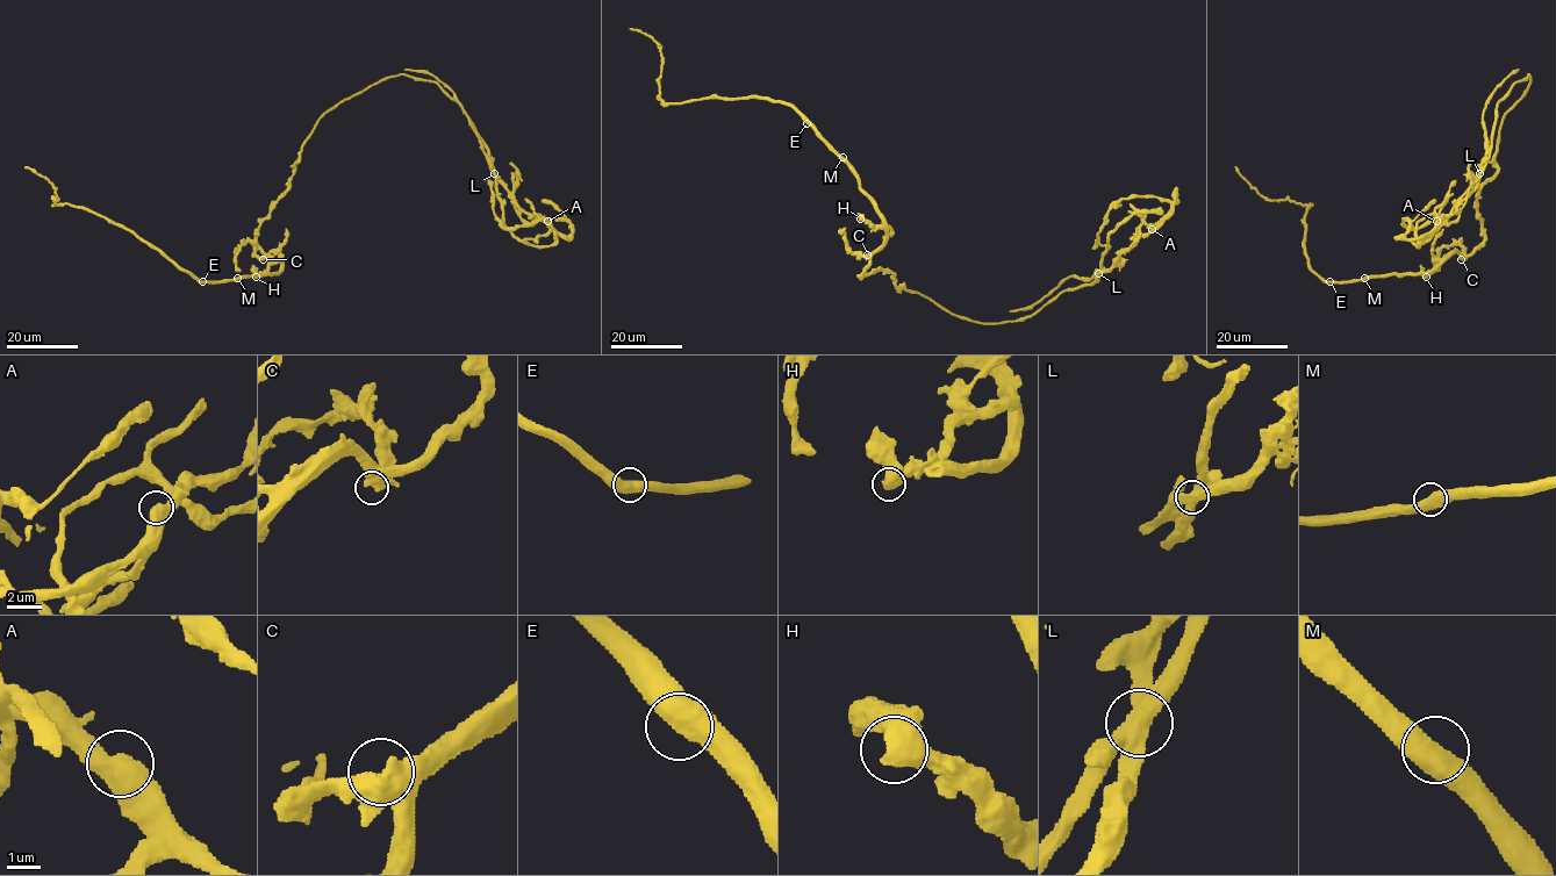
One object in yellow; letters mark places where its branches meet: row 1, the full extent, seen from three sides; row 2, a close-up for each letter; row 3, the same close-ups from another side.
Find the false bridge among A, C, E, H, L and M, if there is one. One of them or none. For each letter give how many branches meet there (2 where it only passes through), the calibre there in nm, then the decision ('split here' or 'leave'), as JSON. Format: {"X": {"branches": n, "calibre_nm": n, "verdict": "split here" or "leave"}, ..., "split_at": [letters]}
{"A": {"branches": 2, "calibre_nm": 550, "verdict": "leave"}, "C": {"branches": 2, "calibre_nm": 550, "verdict": "leave"}, "E": {"branches": 2, "calibre_nm": 550, "verdict": "leave"}, "H": {"branches": 2, "calibre_nm": 550, "verdict": "leave"}, "L": {"branches": 2, "calibre_nm": 550, "verdict": "split here"}, "M": {"branches": 2, "calibre_nm": 550, "verdict": "leave"}, "split_at": ["L"]}

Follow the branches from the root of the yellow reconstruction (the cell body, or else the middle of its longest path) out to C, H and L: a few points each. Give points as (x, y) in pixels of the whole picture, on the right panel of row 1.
C: (1497, 151), (1497, 171), (1479, 189), (1477, 200), (1484, 239), (1461, 259)
H: (1497, 151), (1497, 171), (1479, 189), (1477, 200), (1484, 239), (1467, 255), (1454, 252), (1436, 258), (1426, 277)
L: (1497, 151), (1500, 121), (1524, 95), (1531, 84), (1528, 74), (1511, 87), (1497, 107), (1489, 158), (1479, 173)

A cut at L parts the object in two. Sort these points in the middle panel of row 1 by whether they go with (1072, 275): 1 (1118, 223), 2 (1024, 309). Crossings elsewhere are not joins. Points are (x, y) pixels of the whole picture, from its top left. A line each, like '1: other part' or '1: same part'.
1: other part
2: same part

